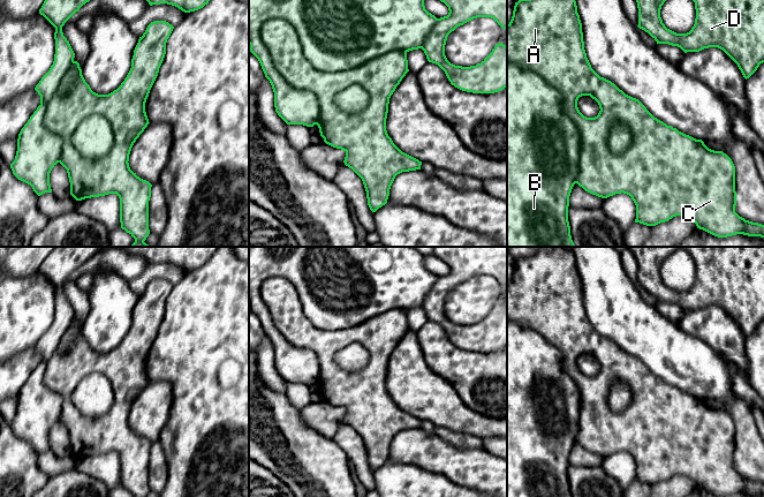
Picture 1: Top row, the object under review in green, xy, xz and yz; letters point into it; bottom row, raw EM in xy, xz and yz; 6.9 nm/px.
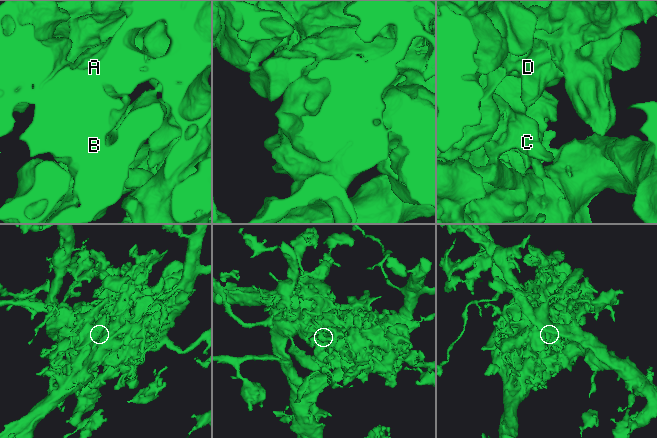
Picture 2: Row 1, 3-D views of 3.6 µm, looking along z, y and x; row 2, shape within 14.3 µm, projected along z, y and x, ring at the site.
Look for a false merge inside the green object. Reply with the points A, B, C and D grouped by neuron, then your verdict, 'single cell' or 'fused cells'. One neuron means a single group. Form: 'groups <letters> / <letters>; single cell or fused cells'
groups A C D / B; fused cells

